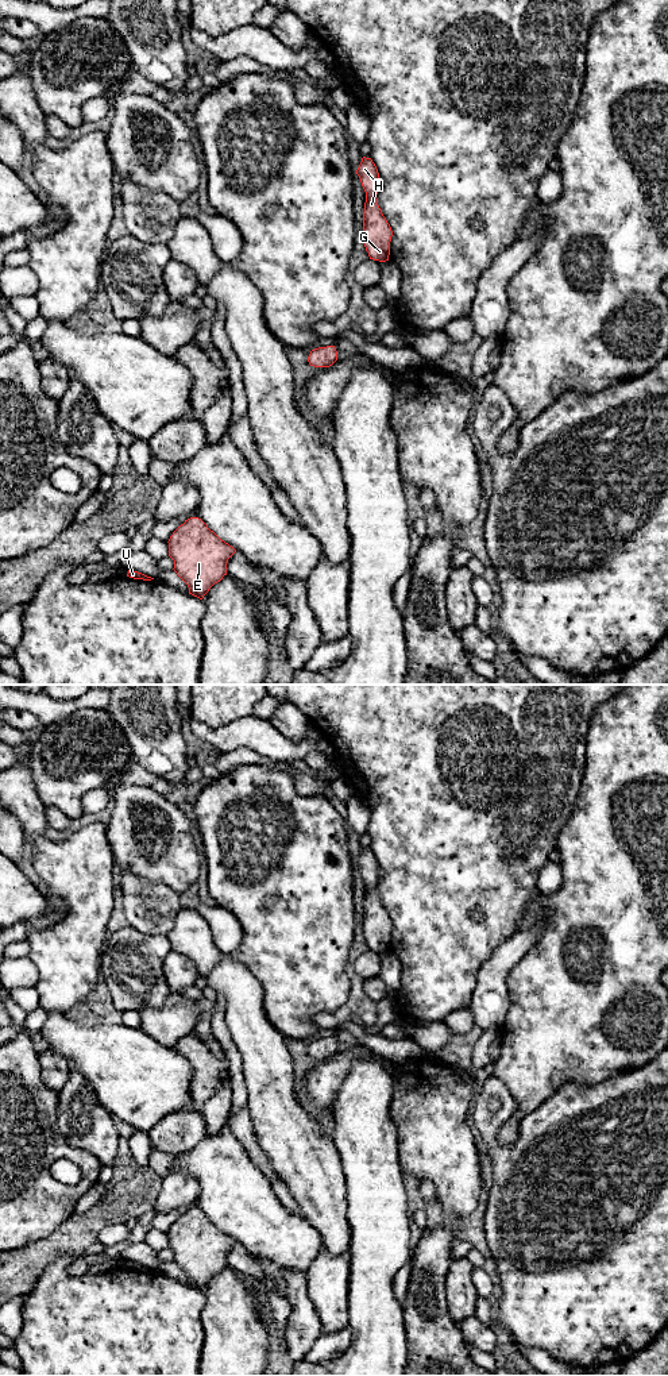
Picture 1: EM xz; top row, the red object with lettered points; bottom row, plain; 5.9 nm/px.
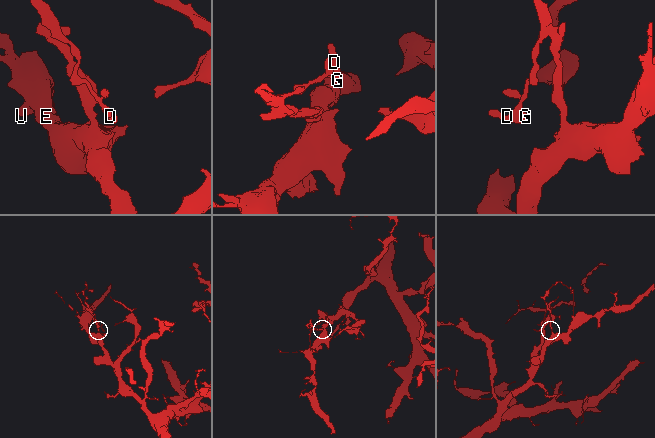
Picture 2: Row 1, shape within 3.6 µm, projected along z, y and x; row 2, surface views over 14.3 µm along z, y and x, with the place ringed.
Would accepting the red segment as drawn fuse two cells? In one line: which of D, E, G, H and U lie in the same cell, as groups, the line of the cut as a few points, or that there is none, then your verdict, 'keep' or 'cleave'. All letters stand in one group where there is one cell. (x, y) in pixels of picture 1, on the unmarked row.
D E G H U; no cut; keep

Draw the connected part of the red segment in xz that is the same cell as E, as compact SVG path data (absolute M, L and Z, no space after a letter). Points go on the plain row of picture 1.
M198 1209L185 1211L167 1234L173 1261L200 1291L227 1267L228 1250L236 1244Z

